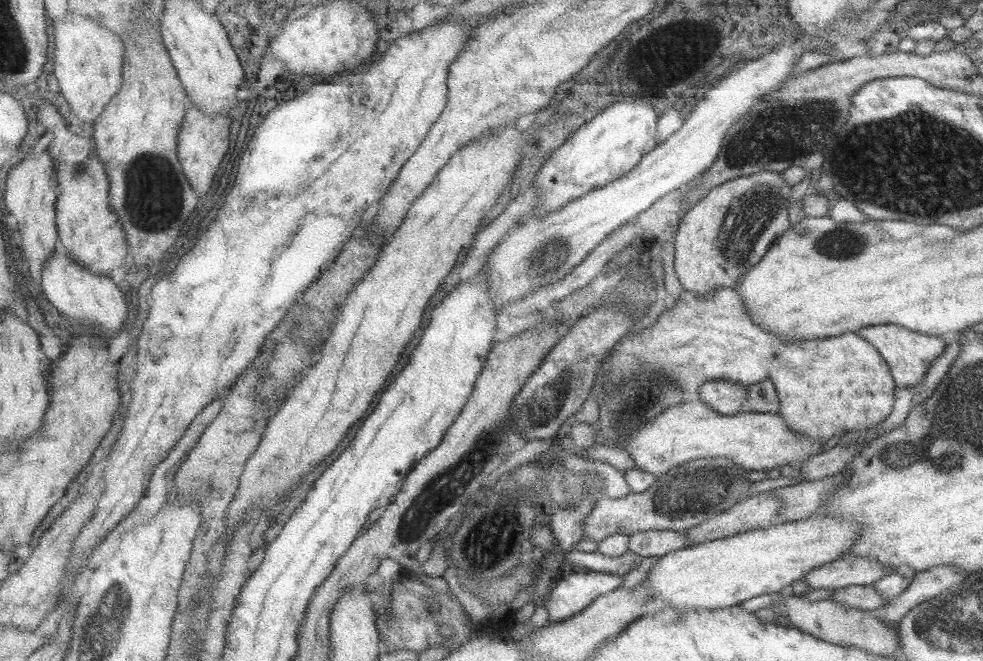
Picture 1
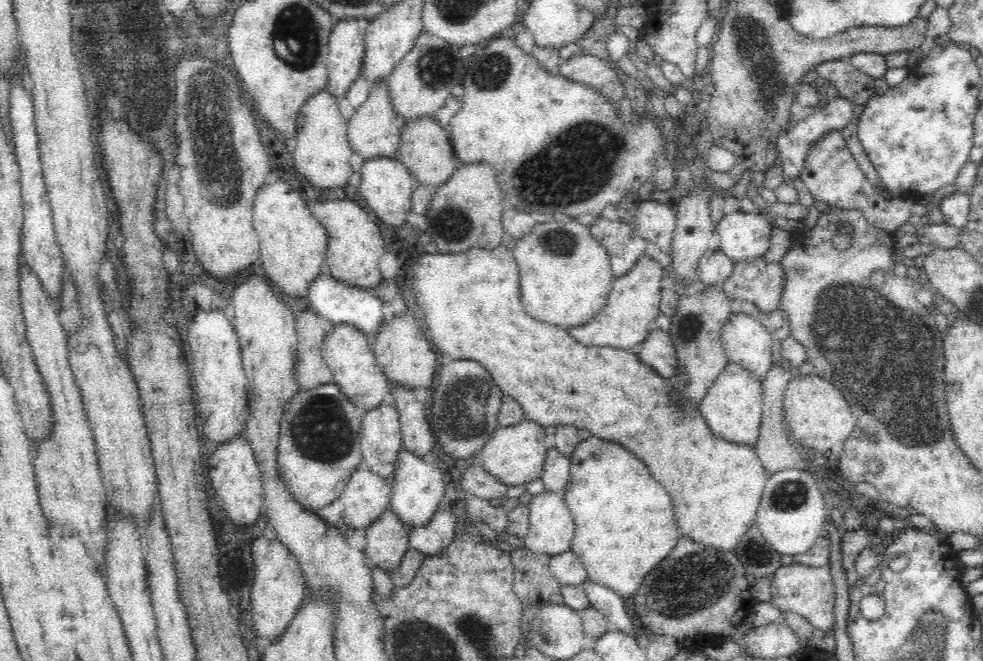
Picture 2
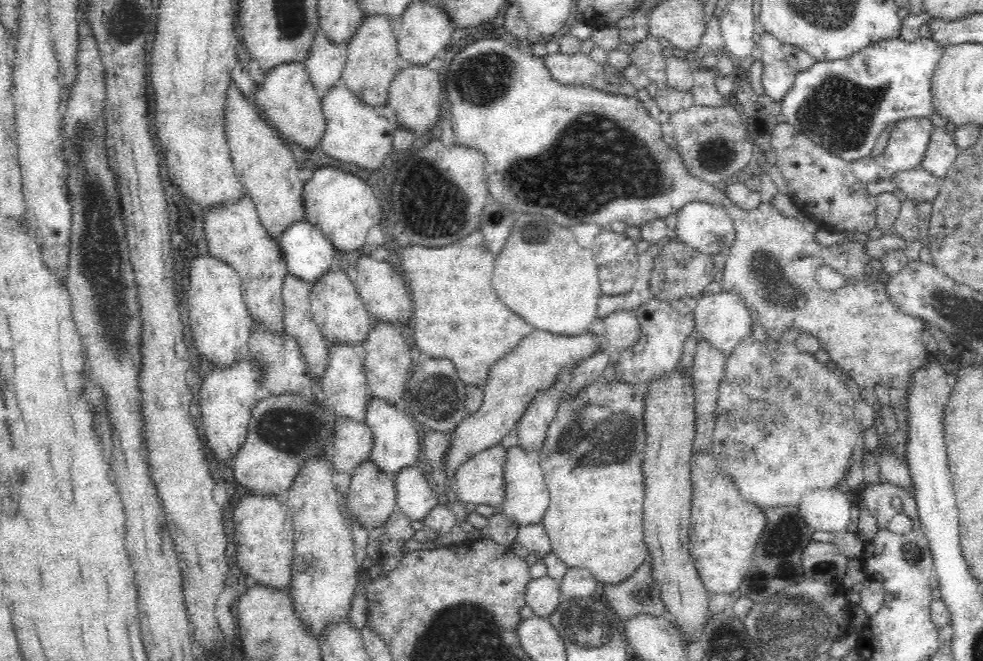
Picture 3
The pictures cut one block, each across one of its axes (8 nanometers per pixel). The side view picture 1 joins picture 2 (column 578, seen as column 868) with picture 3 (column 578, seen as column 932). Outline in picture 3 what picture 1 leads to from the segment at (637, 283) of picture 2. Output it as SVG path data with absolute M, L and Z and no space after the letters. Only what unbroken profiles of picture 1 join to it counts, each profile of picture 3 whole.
M534 329L523 338L508 354L494 362L487 372L486 384L482 386L482 404L478 410L467 413L452 430L452 440L444 452L442 473L452 486L455 472L460 465L476 453L498 445L502 438L515 429L516 422L526 410L526 404L538 390L546 390L554 384L556 376L564 368L571 369L576 362L588 358L596 349L603 348L604 337L591 333L578 336L555 335Z

